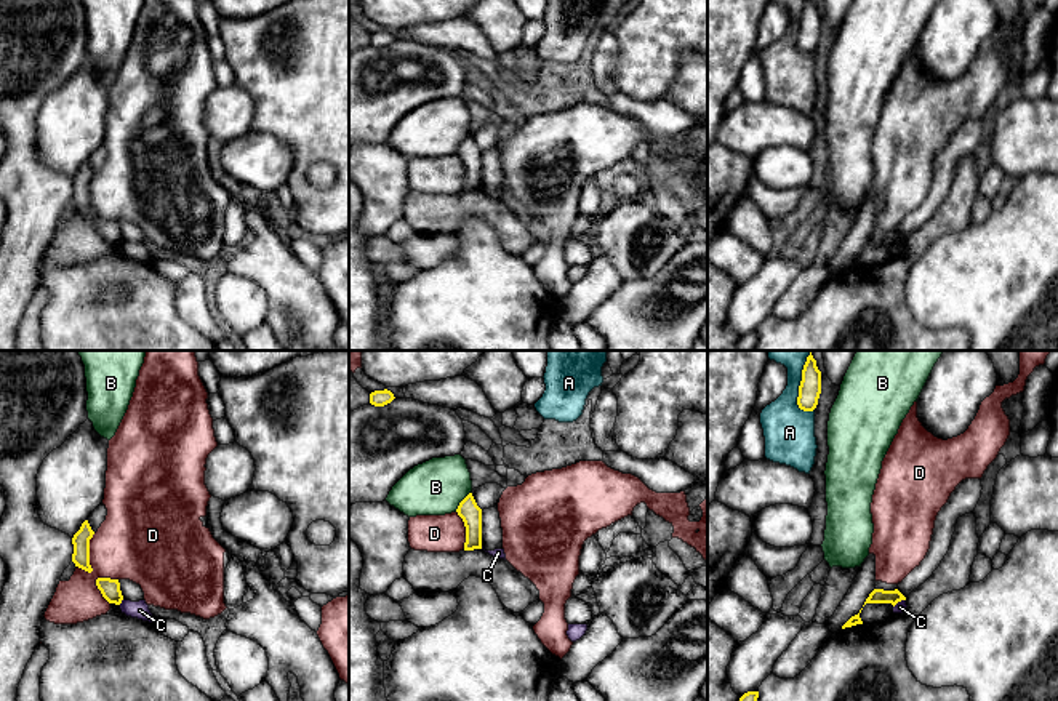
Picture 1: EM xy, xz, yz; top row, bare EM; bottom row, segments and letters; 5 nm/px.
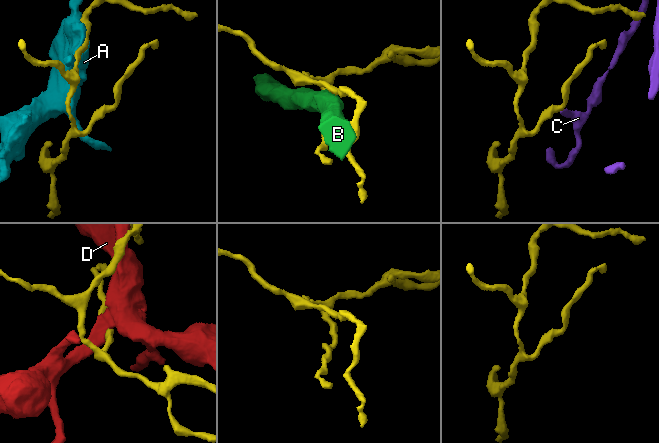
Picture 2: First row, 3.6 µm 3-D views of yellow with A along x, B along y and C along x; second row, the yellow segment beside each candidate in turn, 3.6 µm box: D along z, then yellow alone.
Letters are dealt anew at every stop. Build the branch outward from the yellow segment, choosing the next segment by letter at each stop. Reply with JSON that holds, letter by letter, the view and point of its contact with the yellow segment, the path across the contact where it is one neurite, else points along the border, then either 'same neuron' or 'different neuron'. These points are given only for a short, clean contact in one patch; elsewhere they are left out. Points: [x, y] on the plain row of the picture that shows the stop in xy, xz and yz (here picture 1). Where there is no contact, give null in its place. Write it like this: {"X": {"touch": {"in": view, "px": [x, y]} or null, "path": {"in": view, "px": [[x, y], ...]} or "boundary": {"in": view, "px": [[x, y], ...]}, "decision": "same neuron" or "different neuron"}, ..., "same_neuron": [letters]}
{"A": {"touch": {"in": "yz", "px": [799, 31]}, "decision": "different neuron"}, "B": {"touch": {"in": "xz", "px": [461, 143]}, "decision": "different neuron"}, "C": {"touch": {"in": "xy", "px": [120, 244]}, "decision": "different neuron"}, "D": {"touch": {"in": "xy", "px": [88, 196]}, "decision": "different neuron"}, "same_neuron": []}

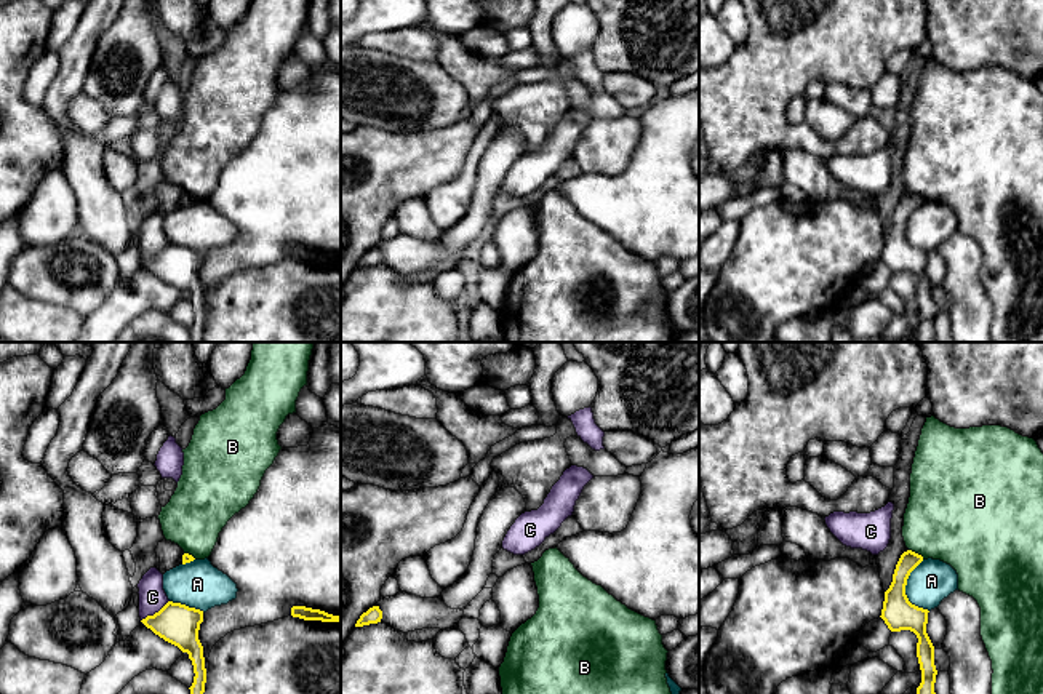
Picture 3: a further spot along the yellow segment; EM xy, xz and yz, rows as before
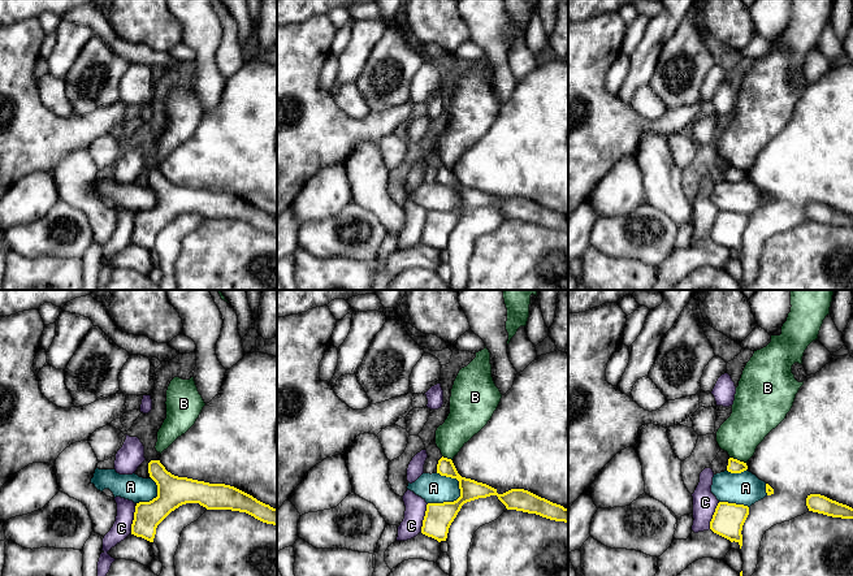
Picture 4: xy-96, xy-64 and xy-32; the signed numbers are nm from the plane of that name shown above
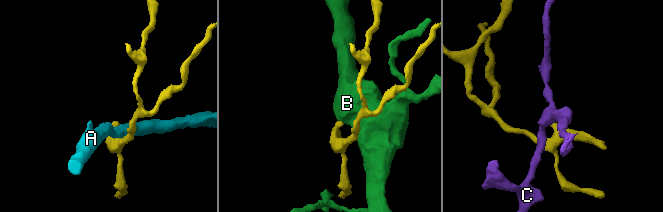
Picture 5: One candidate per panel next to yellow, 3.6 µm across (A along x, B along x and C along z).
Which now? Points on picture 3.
{"A": {"touch": {"in": "yz", "px": [904, 232]}, "boundary": {"in": "yz", "px": [[923, 202], [907, 221], [906, 239], [928, 253]]}, "decision": "different neuron"}, "B": {"touch": {"in": "yz", "px": [917, 195]}, "boundary": {"in": "yz", "px": [[909, 191], [923, 200]]}, "decision": "different neuron"}, "C": {"touch": {"in": "xy", "px": [155, 255]}, "boundary": {"in": "xy", "px": [[168, 242], [141, 264]]}, "decision": "different neuron"}, "same_neuron": []}

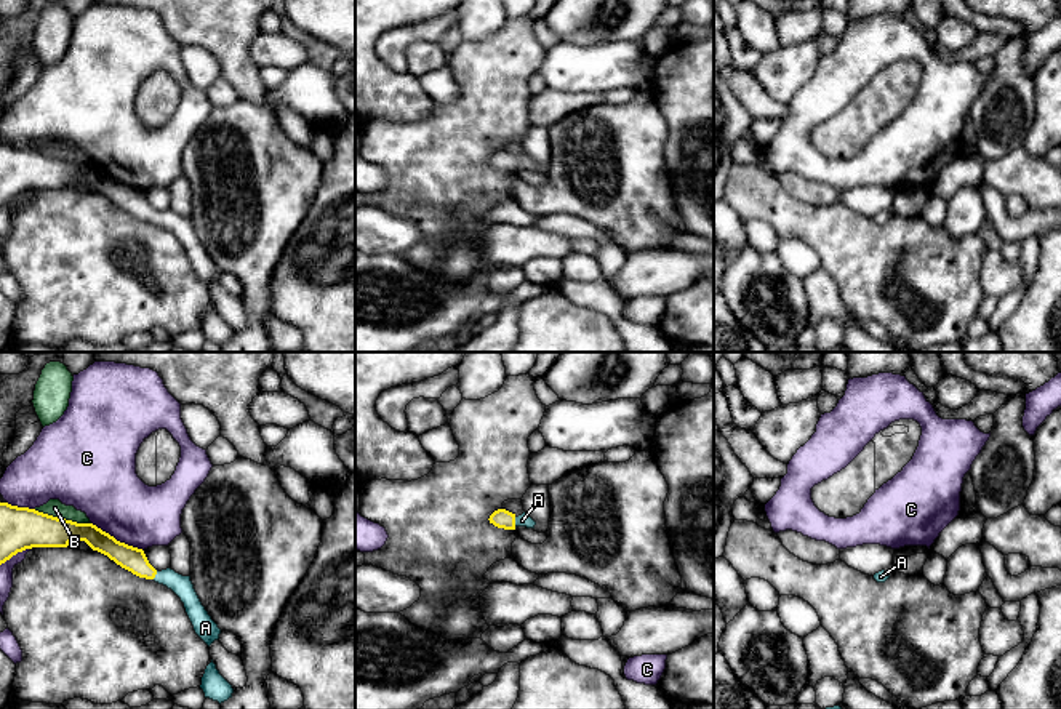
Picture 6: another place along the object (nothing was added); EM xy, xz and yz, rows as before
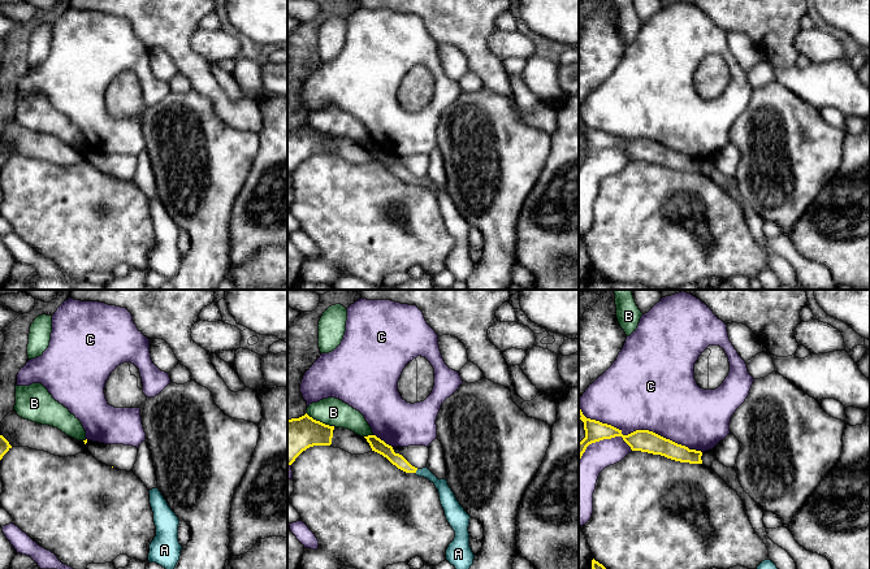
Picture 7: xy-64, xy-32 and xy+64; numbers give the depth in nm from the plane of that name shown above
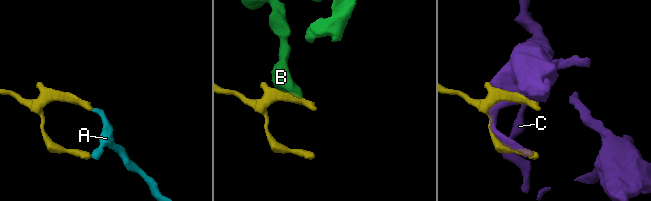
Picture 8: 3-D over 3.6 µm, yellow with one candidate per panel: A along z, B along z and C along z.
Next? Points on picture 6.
{"A": {"touch": {"in": "xy", "px": [156, 215]}, "path": {"in": "xy", "px": [[128, 199], [148, 213], [156, 215], [168, 218], [181, 228]]}, "decision": "same neuron"}, "B": {"touch": {"in": "xy", "px": [63, 160]}, "decision": "different neuron"}, "C": {"touch": {"in": "xy", "px": [116, 181]}, "decision": "different neuron"}, "same_neuron": ["A"]}

